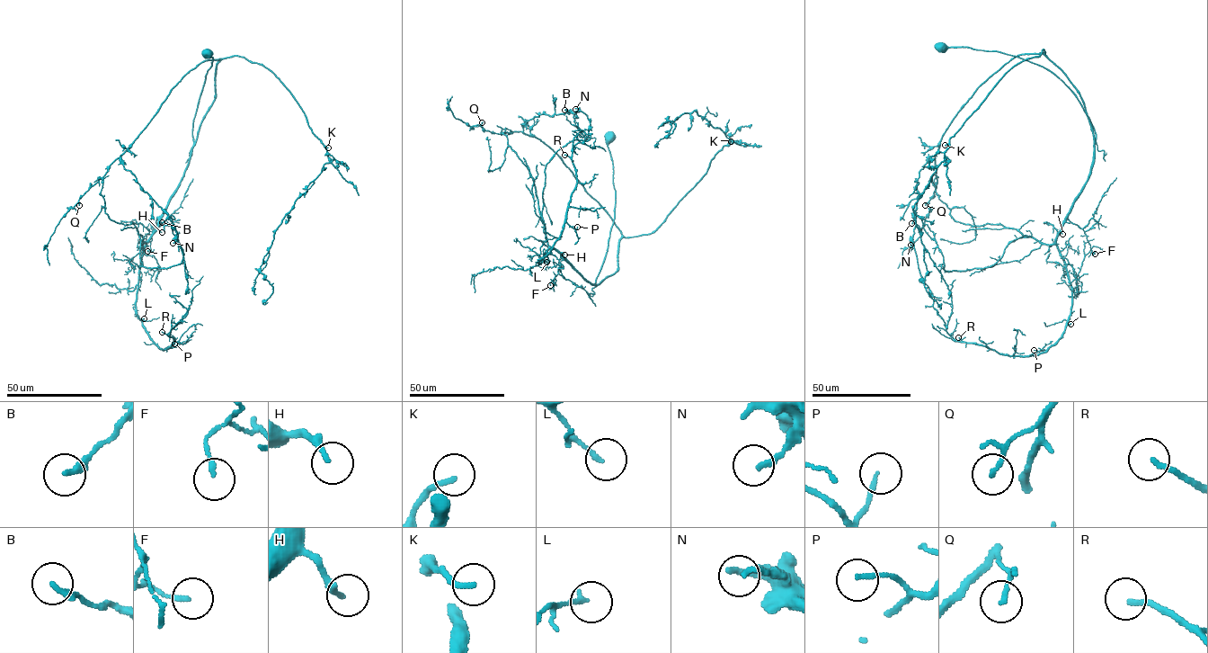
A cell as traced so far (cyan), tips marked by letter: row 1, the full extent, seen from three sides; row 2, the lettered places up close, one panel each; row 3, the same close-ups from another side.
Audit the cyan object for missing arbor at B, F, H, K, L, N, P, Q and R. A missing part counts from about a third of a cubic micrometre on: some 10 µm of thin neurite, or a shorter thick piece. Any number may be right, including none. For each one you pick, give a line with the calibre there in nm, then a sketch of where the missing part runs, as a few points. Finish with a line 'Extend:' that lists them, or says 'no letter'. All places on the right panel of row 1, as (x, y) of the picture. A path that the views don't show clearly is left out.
H: Thickness 200 nm
R: Thickness 190 nm
Extend: H, R

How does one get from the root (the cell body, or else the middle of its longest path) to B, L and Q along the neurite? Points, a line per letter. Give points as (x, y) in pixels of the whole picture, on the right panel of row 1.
B: (941, 47), (1049, 69), (1096, 139), (1068, 76), (1043, 53), (1017, 54), (977, 88), (919, 171), (911, 223)
L: (941, 47), (1000, 51), (1043, 67), (1072, 92), (1091, 124), (1093, 165), (1056, 239), (1071, 290), (1070, 324)
Q: (941, 47), (1049, 69), (1096, 139), (1068, 76), (1043, 53), (1017, 54), (944, 132), (925, 205)

